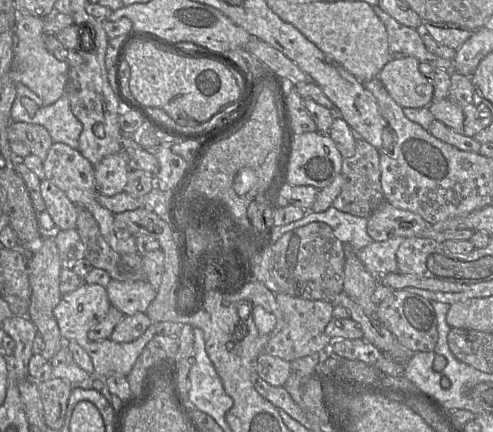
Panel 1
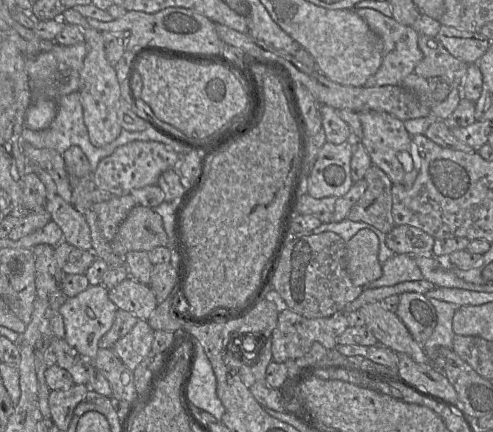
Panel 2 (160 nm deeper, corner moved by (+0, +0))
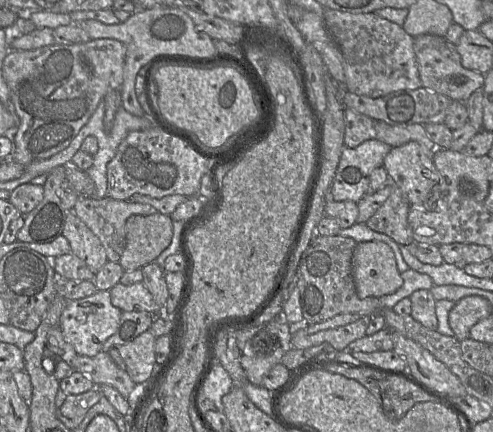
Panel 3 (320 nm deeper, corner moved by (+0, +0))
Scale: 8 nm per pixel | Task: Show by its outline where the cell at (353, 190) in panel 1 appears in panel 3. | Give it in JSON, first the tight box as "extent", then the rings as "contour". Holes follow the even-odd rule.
{"extent":[366,181,414,245],"contour":[[[391,181],[391,192],[383,205],[366,221],[366,225],[376,232],[388,235],[399,245],[414,242],[408,223],[410,204],[399,187]]]}

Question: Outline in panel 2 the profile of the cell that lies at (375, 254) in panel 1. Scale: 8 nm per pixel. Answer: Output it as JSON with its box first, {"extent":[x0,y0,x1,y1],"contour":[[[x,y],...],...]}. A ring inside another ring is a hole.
{"extent":[362,253,423,289],"contour":[[[404,253],[394,254],[381,264],[383,271],[381,277],[362,287],[365,289],[378,288],[423,279],[422,272],[417,266],[414,257]]]}

